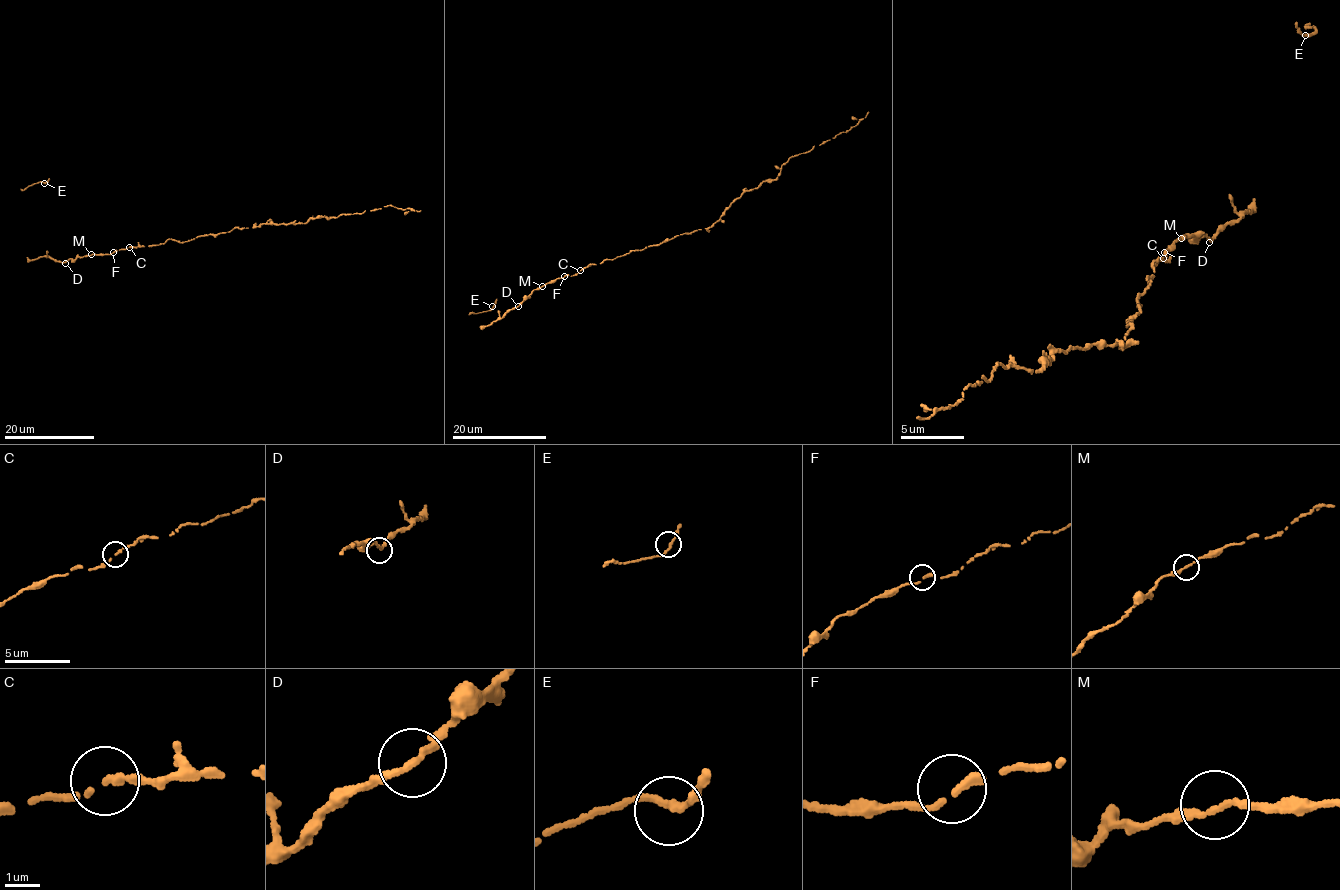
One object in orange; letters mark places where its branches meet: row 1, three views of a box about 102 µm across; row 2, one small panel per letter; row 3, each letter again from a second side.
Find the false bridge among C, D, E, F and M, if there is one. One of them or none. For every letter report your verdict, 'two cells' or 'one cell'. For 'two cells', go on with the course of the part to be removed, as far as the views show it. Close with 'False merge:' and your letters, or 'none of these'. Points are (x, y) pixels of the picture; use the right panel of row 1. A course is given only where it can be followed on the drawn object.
C: one cell
D: one cell
E: one cell
F: one cell
M: one cell
False merge: none of these

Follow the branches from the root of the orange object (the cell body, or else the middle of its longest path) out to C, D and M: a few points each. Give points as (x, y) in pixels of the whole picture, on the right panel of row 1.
C: (1140, 307), (1137, 297), (1150, 281), (1151, 285), (1146, 275), (1154, 275), (1151, 263), (1162, 258)
D: (1140, 307), (1146, 275), (1159, 257), (1170, 259), (1167, 246), (1182, 234), (1209, 242)
M: (1140, 307), (1137, 297), (1151, 285), (1151, 263), (1159, 257), (1167, 262), (1167, 246), (1181, 238)

